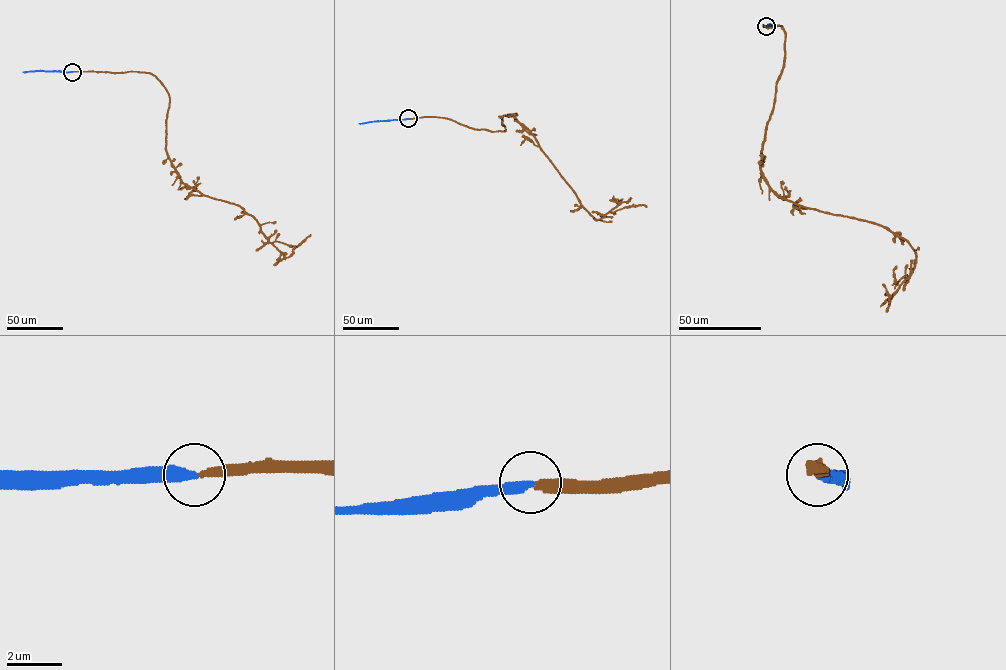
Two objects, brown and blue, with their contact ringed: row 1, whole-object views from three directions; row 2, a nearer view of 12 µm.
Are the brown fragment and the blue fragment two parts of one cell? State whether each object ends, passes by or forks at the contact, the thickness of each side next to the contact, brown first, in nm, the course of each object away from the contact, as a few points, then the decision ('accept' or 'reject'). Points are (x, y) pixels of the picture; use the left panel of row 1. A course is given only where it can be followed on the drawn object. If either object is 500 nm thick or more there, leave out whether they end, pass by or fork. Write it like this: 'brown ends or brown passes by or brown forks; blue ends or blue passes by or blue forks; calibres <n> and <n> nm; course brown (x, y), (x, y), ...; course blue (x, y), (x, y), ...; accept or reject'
brown ends; blue ends; calibres 340 and 360 nm; course brown (72, 72), (150, 73), (169, 98), (166, 151), (181, 180), (239, 205), (270, 242), (298, 246), (311, 234); course blue (72, 72), (23, 72); accept

